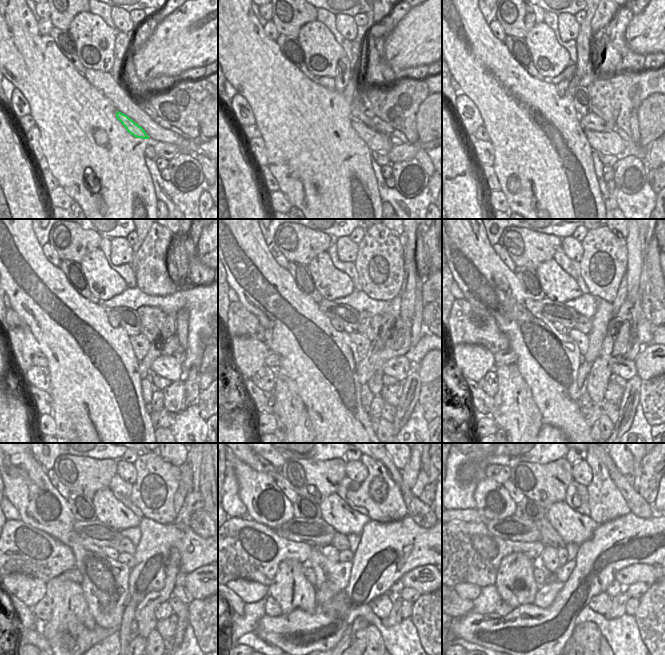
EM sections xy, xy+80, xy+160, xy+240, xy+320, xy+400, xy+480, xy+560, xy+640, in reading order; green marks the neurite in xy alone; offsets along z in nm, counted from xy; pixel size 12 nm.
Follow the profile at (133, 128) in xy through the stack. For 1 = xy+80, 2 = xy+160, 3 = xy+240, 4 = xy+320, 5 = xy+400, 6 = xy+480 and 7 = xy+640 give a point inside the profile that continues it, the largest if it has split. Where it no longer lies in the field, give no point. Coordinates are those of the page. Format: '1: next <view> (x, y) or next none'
1: next xy+80 (376, 141)
2: next xy+160 (609, 142)
3: next xy+240 (168, 367)
4: next xy+320 (399, 367)
5: next xy+400 (625, 368)
6: next xy+480 (181, 593)
7: next xy+640 (637, 590)

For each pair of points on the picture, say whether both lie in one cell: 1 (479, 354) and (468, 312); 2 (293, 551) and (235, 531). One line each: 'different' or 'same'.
1: different
2: same

